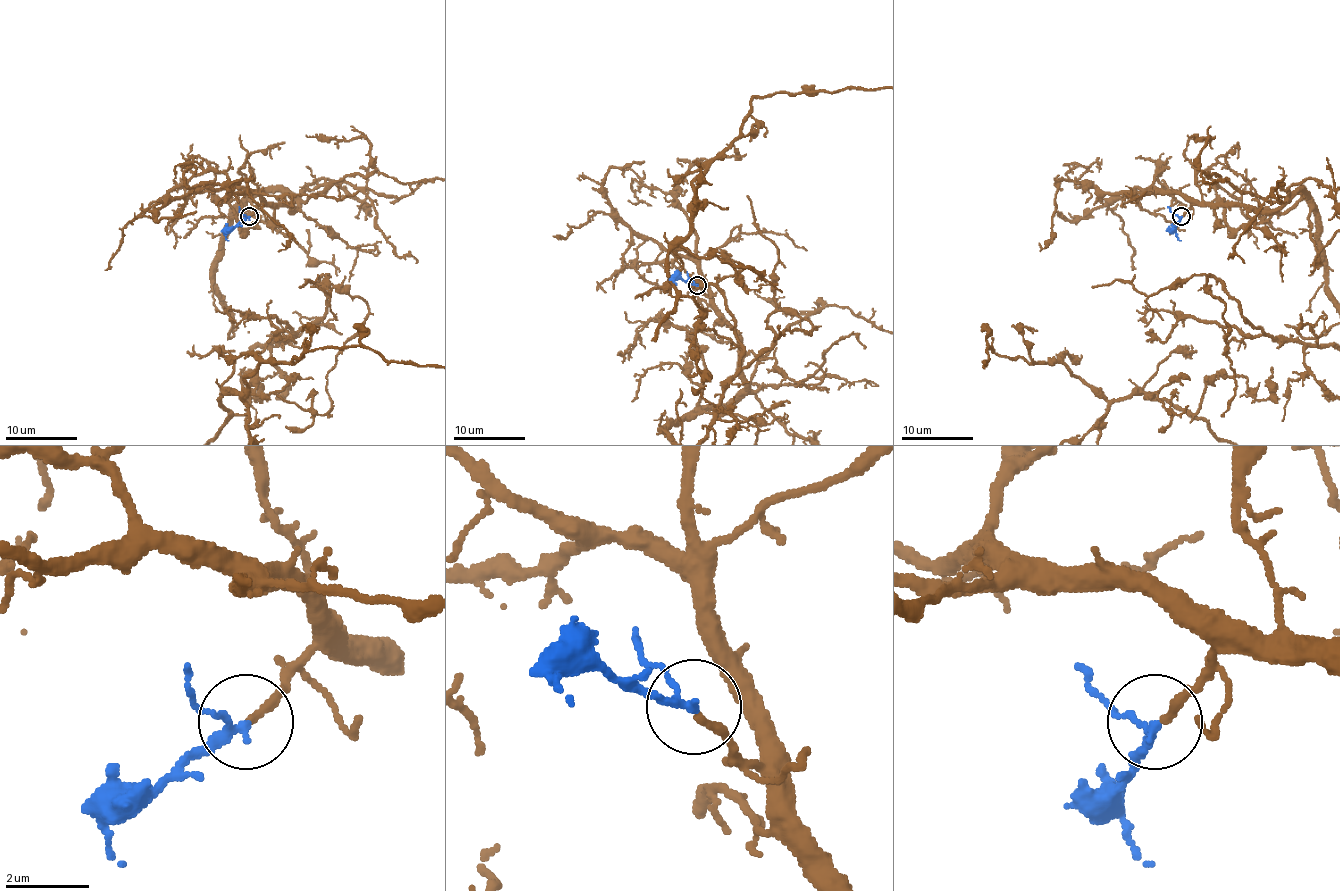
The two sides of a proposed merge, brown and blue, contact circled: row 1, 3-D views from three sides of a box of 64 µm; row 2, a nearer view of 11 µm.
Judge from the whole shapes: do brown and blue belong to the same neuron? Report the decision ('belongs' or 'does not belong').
belongs

